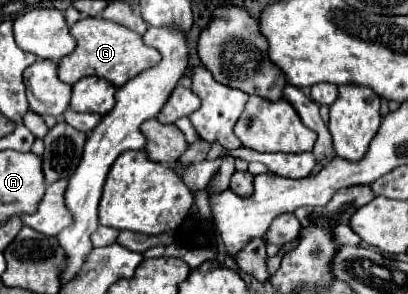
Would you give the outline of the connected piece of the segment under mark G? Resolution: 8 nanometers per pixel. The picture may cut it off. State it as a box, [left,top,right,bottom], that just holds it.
[59,18,161,88]

